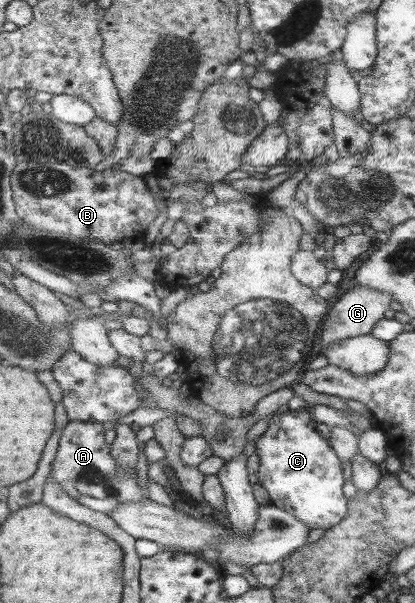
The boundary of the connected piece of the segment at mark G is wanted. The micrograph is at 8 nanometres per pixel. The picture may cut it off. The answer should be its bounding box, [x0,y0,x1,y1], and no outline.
[320,285,394,356]

